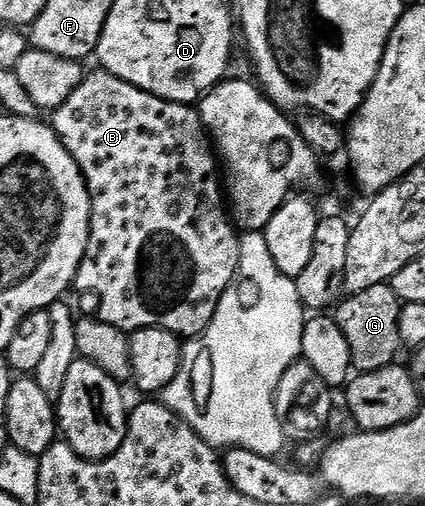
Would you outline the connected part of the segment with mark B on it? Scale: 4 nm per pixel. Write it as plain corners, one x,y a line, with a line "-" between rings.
100,68
94,69
94,74
86,73
82,77
79,88
75,90
64,104
57,107
56,110
52,111
51,114
51,125
54,132
59,136
59,140
67,148
67,152
75,160
75,164
81,169
81,175
85,178
85,183
89,189
89,195
93,201
93,212
91,214
91,228
89,229
89,243
87,244
87,252
83,256
83,260
79,266
79,272
77,273
77,281
75,283
78,291
94,290
102,297
102,308
100,312
100,319
102,322
111,324
115,328
124,330
126,332
132,332
134,330
142,330
150,326
151,328
167,328
167,332
176,334
185,340
192,340
202,334
205,329
211,324
211,320
215,316
215,312
219,308
219,300
225,295
225,289
231,285
234,285
237,277
237,269
239,268
239,244
241,243
239,237
239,230
236,225
231,221
230,211
227,209
227,198
223,193
223,178
219,173
217,175
217,166
219,170
219,158
215,153
215,147
211,141
211,135
206,130
203,120
201,119
200,113
192,105
183,102
172,102
171,100
163,100
159,96
155,96
151,92
143,92
143,88
135,88
135,84
127,84
127,80
119,80
119,76
109,74
107,71

